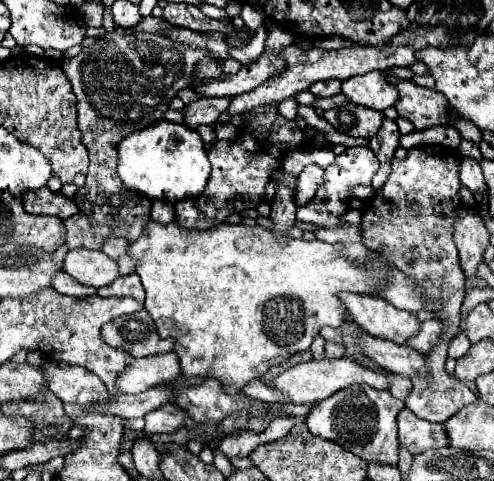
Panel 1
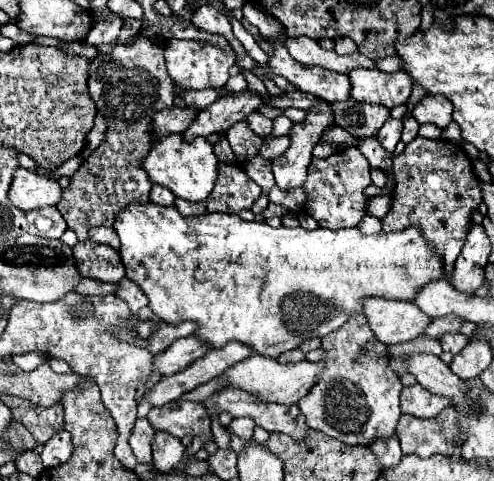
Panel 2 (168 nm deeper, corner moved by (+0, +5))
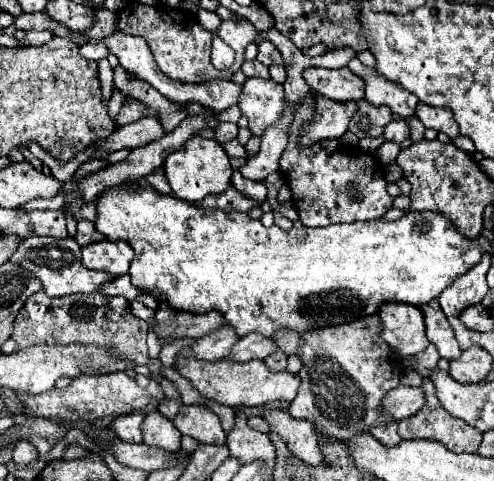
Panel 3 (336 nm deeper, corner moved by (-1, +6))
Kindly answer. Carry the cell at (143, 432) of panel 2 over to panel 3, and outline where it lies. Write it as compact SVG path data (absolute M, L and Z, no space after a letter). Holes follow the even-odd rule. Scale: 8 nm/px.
M133 412L127 416L119 416L111 428L117 432L117 436L123 442L133 442L133 444L141 444L143 442L143 434L141 434L141 422L145 420L143 412Z

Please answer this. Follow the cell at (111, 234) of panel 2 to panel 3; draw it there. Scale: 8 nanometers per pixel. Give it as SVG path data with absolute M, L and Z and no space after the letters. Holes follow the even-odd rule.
M79 220L77 222L77 236L75 236L75 240L77 240L79 246L89 246L91 242L99 242L103 238L105 238L105 234L101 234L95 228L93 222L89 222L89 220Z

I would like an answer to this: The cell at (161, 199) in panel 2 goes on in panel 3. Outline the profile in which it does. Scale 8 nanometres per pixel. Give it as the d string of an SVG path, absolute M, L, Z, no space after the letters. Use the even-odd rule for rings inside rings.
M155 170L153 174L149 174L149 176L145 176L145 182L151 186L151 188L155 188L159 194L171 194L171 190L169 190L169 182L165 182L165 176L163 176L163 172L161 170Z

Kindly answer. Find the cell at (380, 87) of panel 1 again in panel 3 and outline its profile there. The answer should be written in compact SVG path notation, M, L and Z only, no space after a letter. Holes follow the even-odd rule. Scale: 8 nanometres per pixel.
M353 58L347 64L347 68L365 80L365 100L367 102L371 102L373 106L385 104L391 108L393 114L399 114L403 118L409 118L411 114L415 114L415 106L419 102L417 96L403 90L399 84L385 80L383 76L377 74L375 68L363 66L357 58Z

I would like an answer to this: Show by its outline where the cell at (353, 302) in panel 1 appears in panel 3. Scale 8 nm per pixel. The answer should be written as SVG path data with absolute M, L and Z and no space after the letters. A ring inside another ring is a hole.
M385 302L379 306L381 318L381 338L399 354L413 356L427 348L429 340L425 336L423 314L413 304Z

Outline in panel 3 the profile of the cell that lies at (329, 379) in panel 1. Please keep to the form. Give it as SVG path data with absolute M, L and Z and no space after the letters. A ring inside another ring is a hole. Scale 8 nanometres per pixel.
M183 348L181 350L185 354L185 362L181 366L177 366L177 372L187 378L205 398L215 400L219 404L237 408L237 406L263 406L269 402L291 402L297 394L297 388L301 384L301 380L297 378L297 374L291 372L273 372L265 366L263 360L251 360L251 362L201 362L191 358L189 350Z

